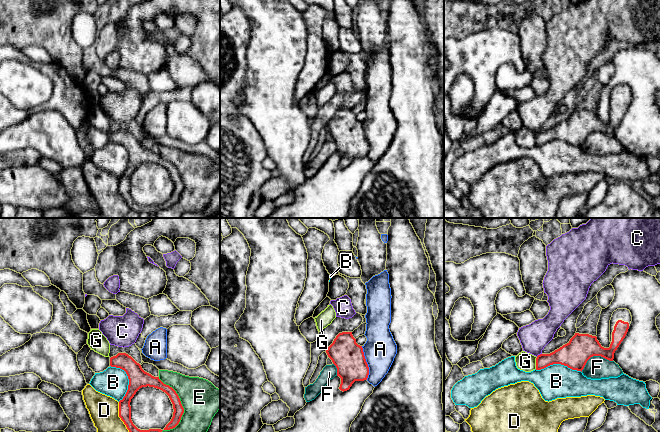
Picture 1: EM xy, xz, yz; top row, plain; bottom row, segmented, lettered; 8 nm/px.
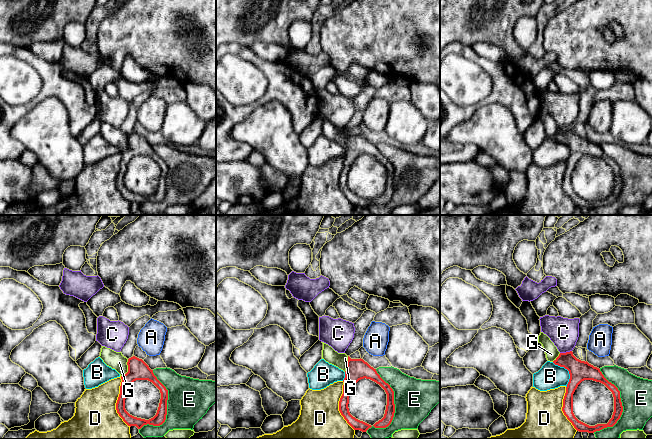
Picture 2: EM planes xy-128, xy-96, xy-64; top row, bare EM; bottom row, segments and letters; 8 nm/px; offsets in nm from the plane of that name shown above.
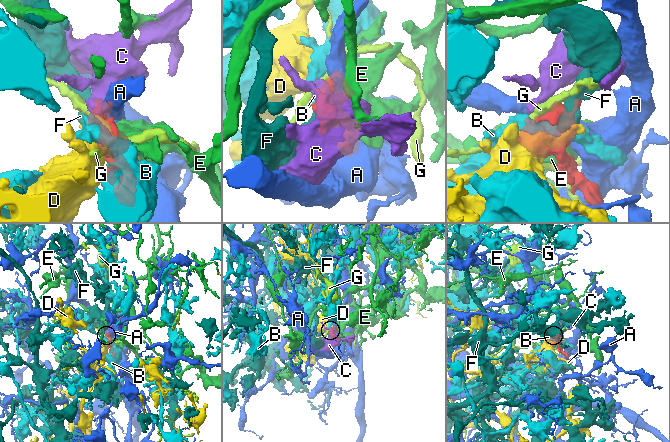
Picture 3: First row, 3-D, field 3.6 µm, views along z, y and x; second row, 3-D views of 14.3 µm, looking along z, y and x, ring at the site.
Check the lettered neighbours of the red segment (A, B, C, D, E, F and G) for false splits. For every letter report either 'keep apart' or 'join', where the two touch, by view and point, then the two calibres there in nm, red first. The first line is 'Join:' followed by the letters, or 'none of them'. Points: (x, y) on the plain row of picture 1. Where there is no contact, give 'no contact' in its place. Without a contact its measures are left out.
Join: none of them
A: keep apart | xz (366, 139) | 260/260 nm
B: keep apart | xy (129, 156) | 160/240 nm
C: keep apart | yz (538, 131) | 180/220 nm
D: keep apart | xy (119, 192) | 100/240 nm
E: keep apart | xy (183, 187) | 80/320 nm
F: keep apart | yz (594, 131) | 220/190 nm
G: keep apart | yz (536, 139) | 160/150 nm

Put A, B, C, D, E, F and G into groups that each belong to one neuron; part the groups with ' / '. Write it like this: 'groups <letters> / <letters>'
groups A / B / C E / D / F / G

